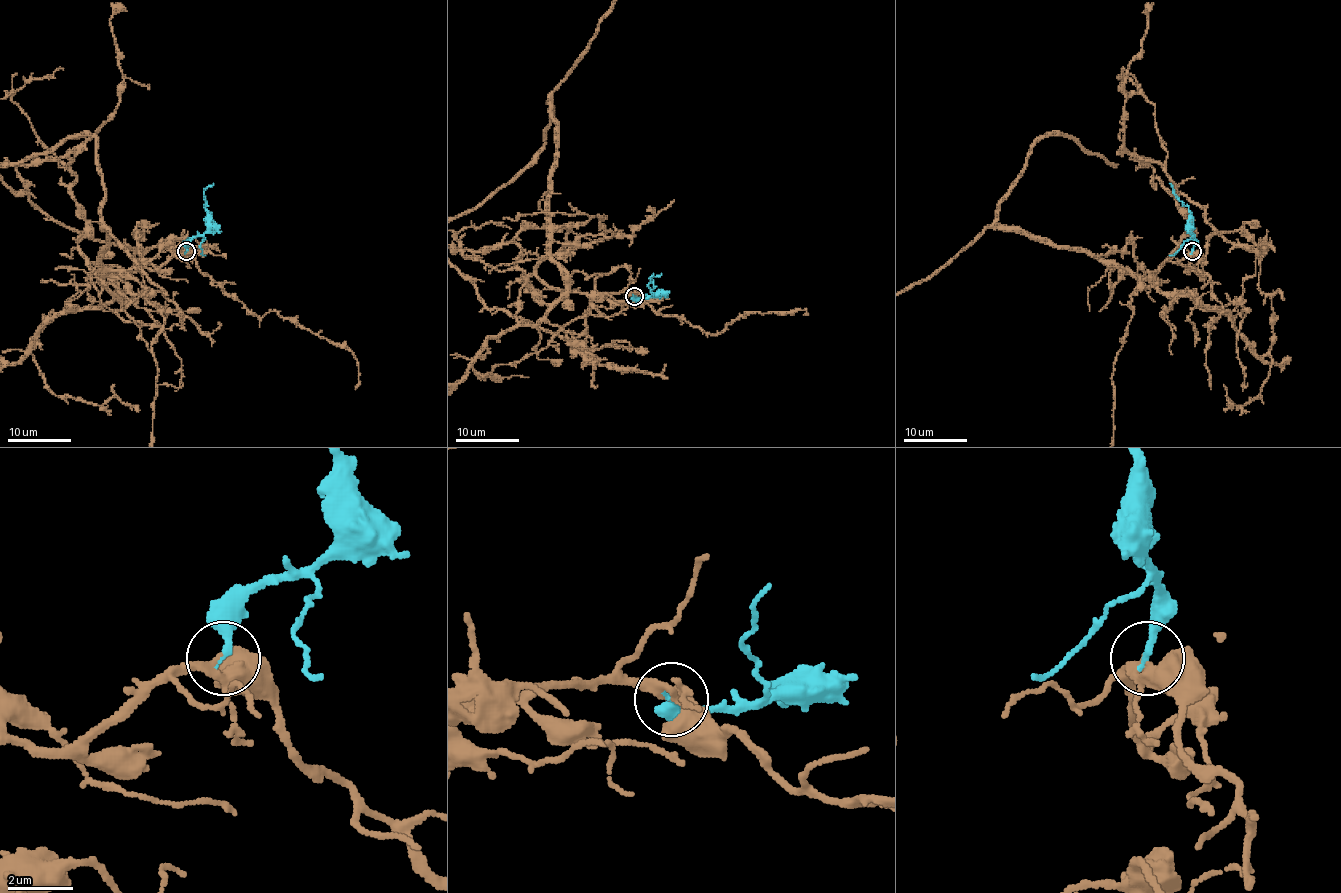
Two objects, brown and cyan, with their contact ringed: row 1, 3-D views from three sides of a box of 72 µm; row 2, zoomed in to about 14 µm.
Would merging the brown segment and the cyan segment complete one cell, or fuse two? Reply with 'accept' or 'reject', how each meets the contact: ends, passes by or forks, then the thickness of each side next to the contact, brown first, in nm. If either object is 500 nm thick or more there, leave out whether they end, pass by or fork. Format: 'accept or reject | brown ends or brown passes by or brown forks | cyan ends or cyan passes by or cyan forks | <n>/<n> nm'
accept | brown passes by | cyan ends | 220/240 nm

